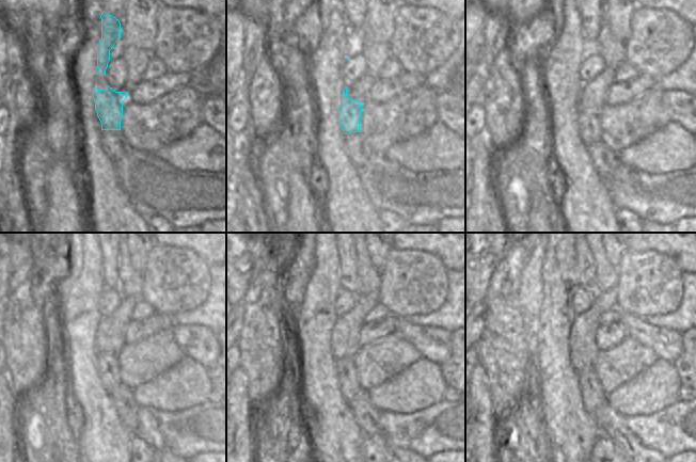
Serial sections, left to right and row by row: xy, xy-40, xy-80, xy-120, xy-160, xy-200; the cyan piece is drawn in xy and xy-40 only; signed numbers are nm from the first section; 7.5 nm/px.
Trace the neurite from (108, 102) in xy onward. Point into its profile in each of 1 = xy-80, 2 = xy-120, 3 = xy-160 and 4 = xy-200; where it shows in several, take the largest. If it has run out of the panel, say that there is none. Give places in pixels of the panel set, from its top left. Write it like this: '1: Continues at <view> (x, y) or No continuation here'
1: Continues at xy-80 (589, 128)
2: Continues at xy-120 (109, 371)
3: Continues at xy-160 (350, 386)
4: Continues at xy-200 (592, 394).

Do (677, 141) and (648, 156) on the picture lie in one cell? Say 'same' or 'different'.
same

